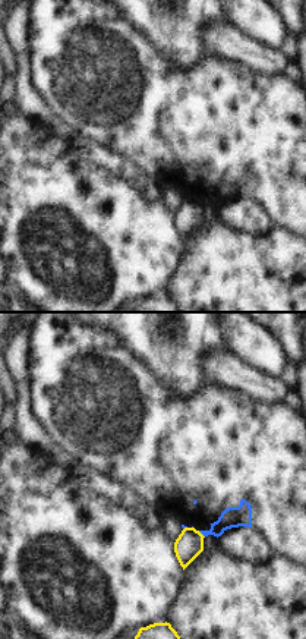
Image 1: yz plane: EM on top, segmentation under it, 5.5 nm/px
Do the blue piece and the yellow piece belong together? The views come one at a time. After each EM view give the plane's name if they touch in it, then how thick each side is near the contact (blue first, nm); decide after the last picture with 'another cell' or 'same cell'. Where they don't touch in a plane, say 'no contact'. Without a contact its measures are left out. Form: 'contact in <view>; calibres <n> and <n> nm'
contact in yz; calibres 110 and 150 nm

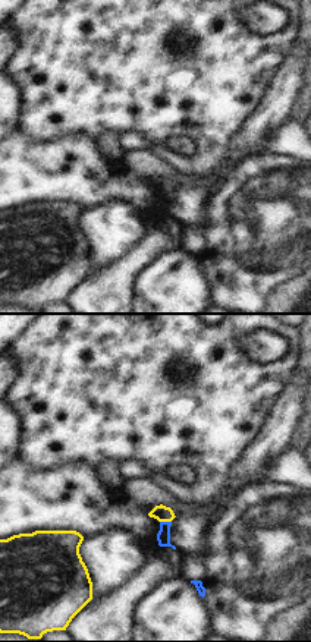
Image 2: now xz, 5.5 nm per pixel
contact in xz; calibres 80 and 90 nm

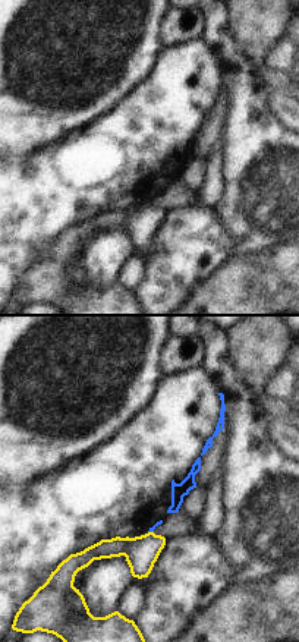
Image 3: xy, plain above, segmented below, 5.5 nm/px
contact in xy; calibres 30 and 180 nm

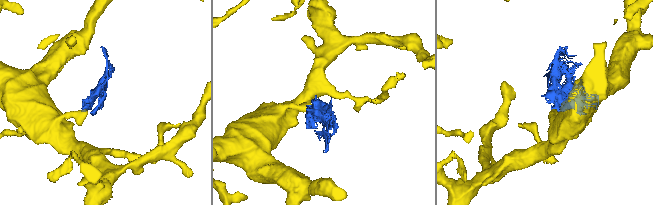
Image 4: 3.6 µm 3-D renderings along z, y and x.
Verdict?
another cell

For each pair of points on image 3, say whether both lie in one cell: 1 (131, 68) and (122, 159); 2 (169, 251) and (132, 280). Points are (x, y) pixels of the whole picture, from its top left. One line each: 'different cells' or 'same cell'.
1: different cells
2: different cells

